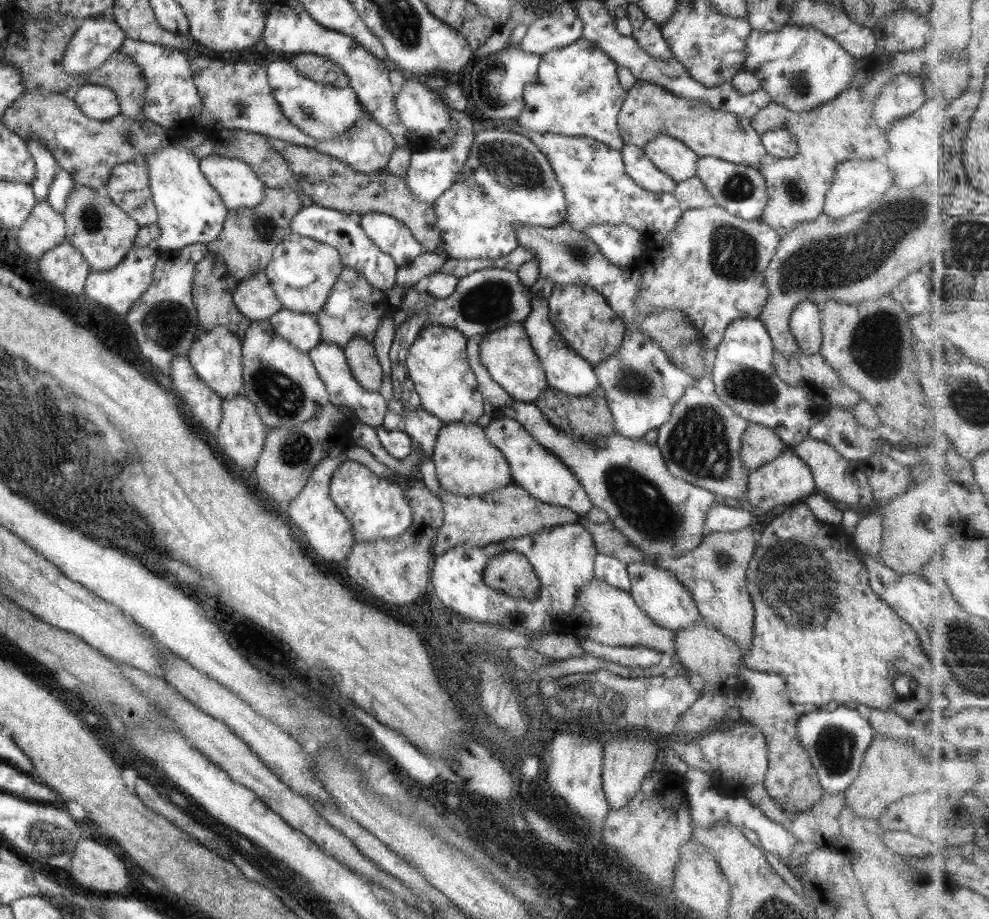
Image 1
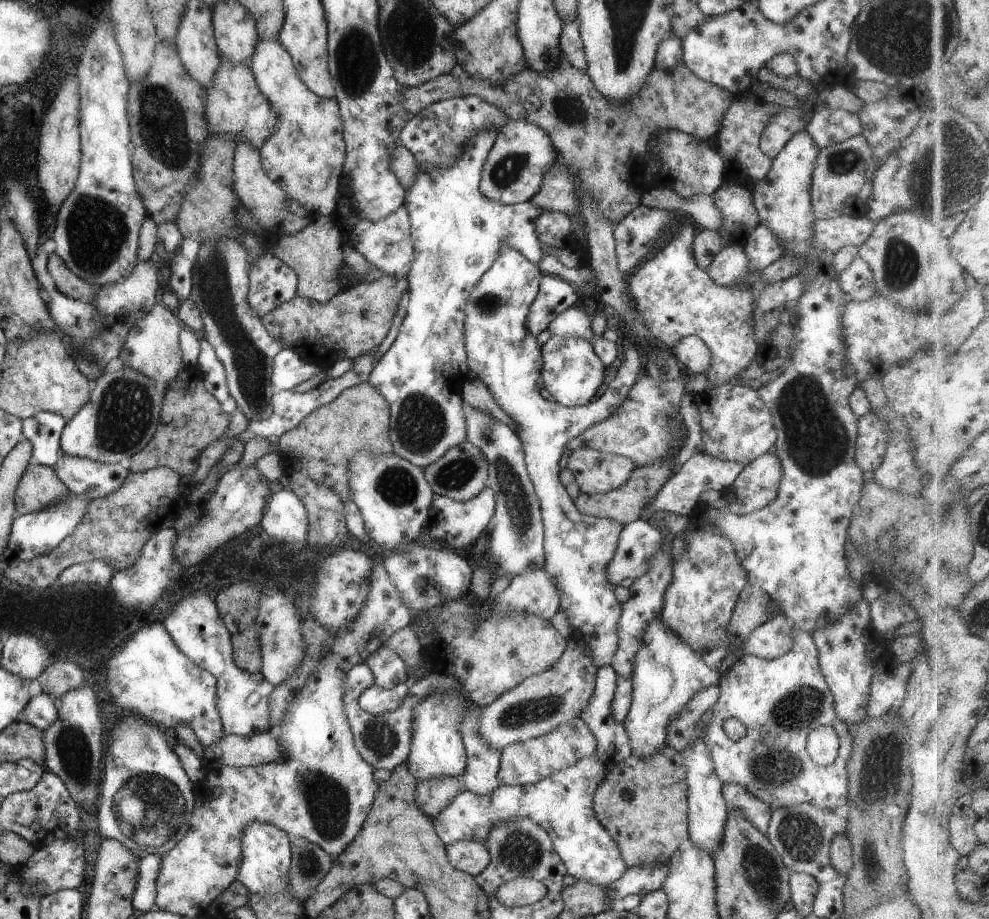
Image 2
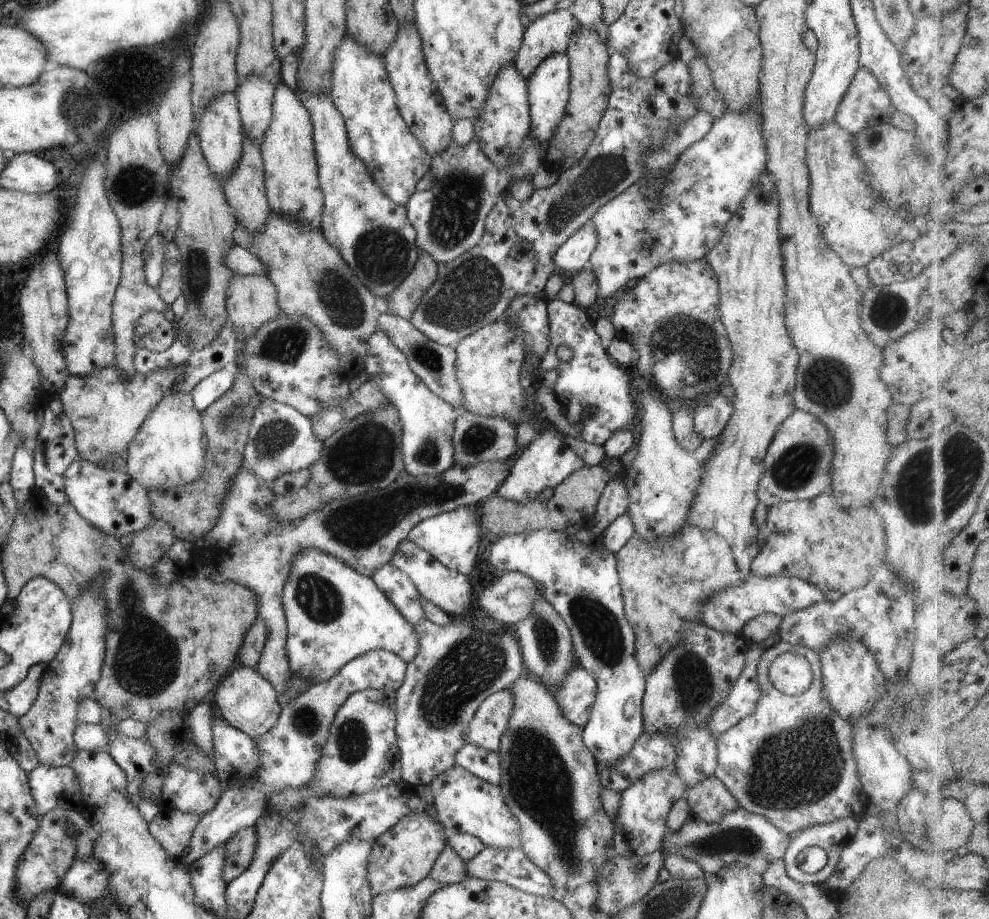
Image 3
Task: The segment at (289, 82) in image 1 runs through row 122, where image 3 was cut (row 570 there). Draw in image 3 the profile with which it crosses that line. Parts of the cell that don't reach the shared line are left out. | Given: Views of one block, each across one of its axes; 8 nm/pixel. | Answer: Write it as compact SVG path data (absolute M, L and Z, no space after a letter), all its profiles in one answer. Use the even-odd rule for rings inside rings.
M304 548L295 555L281 594L287 631L285 648L291 674L320 683L331 678L346 662L371 649L393 652L406 663L417 654L419 643L414 626L400 615L377 585L369 577L357 574L347 563L320 550Z

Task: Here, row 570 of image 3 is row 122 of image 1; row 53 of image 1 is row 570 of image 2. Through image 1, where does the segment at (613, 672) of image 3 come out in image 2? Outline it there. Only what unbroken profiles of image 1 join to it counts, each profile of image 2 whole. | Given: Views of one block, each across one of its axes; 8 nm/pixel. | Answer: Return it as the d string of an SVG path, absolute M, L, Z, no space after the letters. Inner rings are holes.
M501 243L499 254L493 264L479 277L474 289L465 300L465 318L463 320L463 346L467 355L466 363L470 380L474 378L485 384L487 392L493 401L503 410L517 429L517 436L523 448L526 471L534 486L538 498L540 517L543 525L543 568L549 576L553 576L555 586L559 590L559 609L567 616L569 626L572 626L573 636L579 636L585 641L596 668L609 665L611 656L617 650L617 621L621 614L620 602L614 596L614 587L605 580L605 566L609 564L615 552L618 536L622 525L609 518L596 518L584 515L577 510L572 498L559 480L559 458L563 454L563 446L589 428L592 424L603 422L609 414L625 400L629 387L636 381L640 371L639 353L635 347L624 351L623 363L617 369L612 380L607 384L603 394L596 400L578 407L565 407L556 402L550 402L539 395L537 379L541 376L542 358L539 344L535 336L531 336L525 328L525 318L529 305L533 302L539 290L539 280L543 272L533 266L518 250Z

